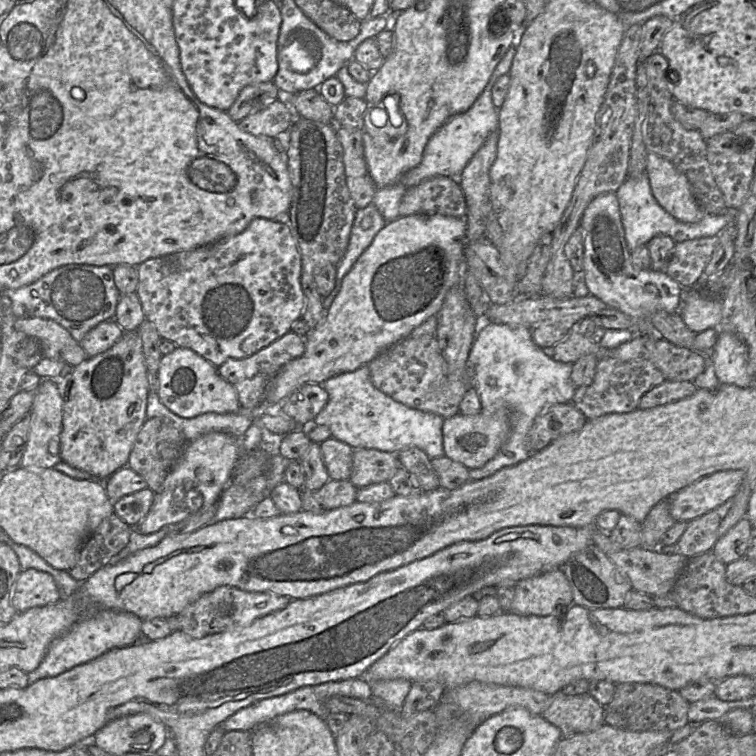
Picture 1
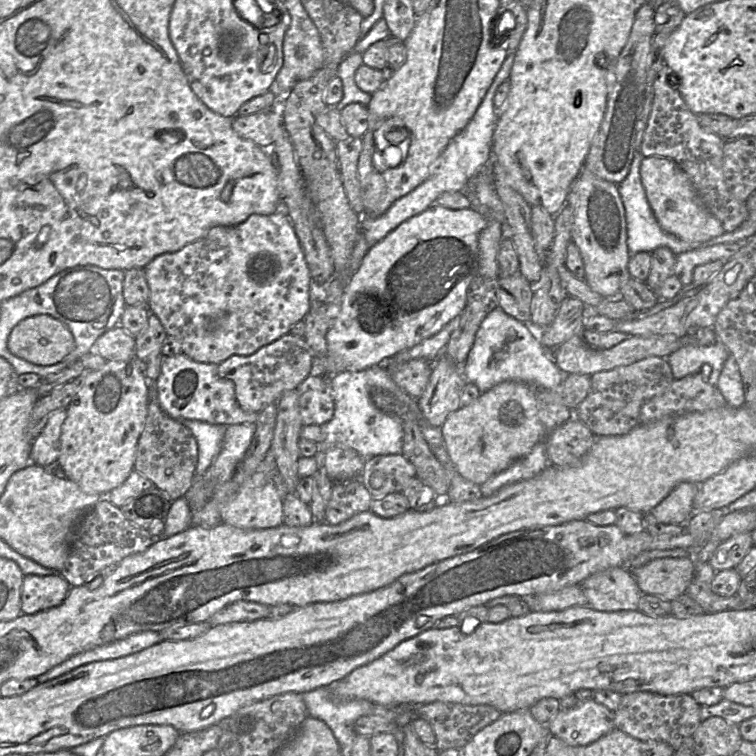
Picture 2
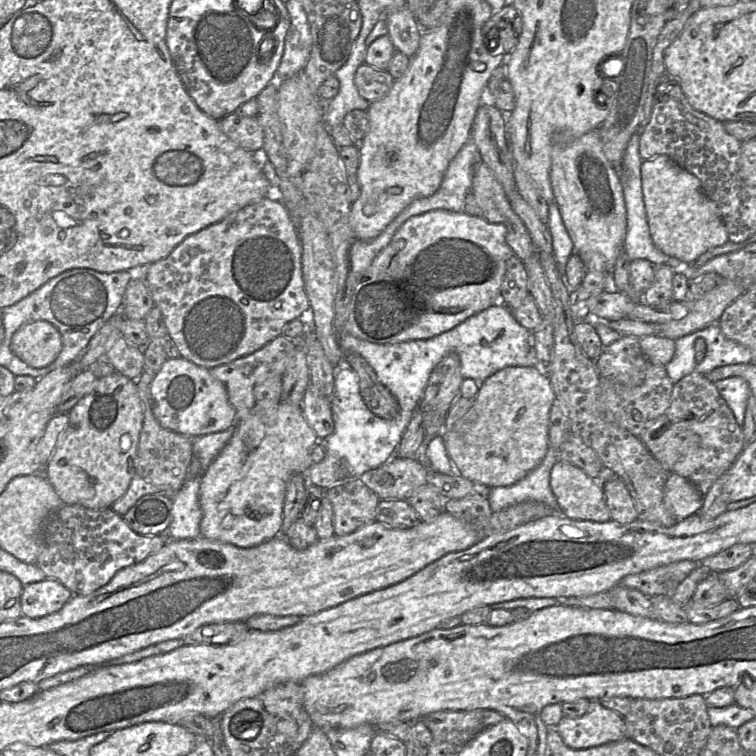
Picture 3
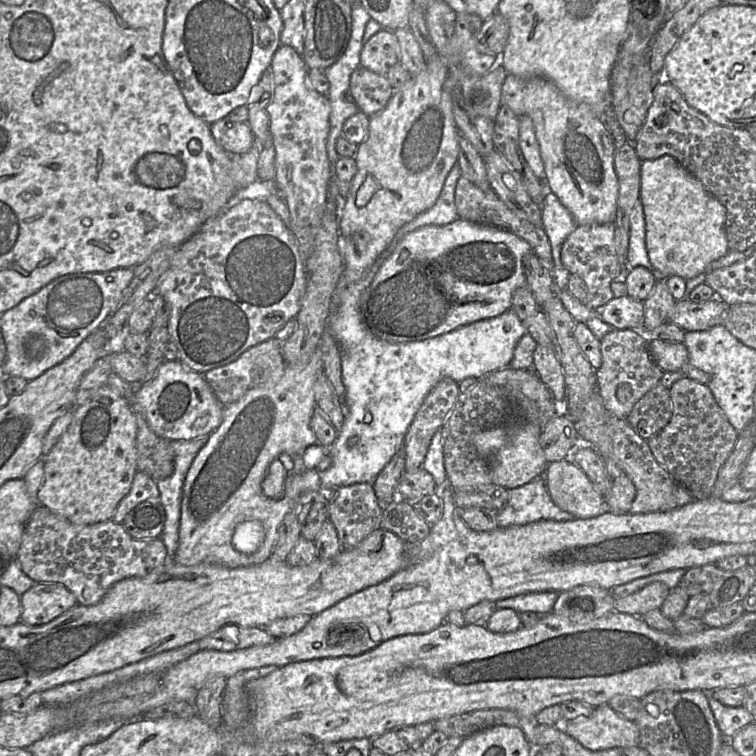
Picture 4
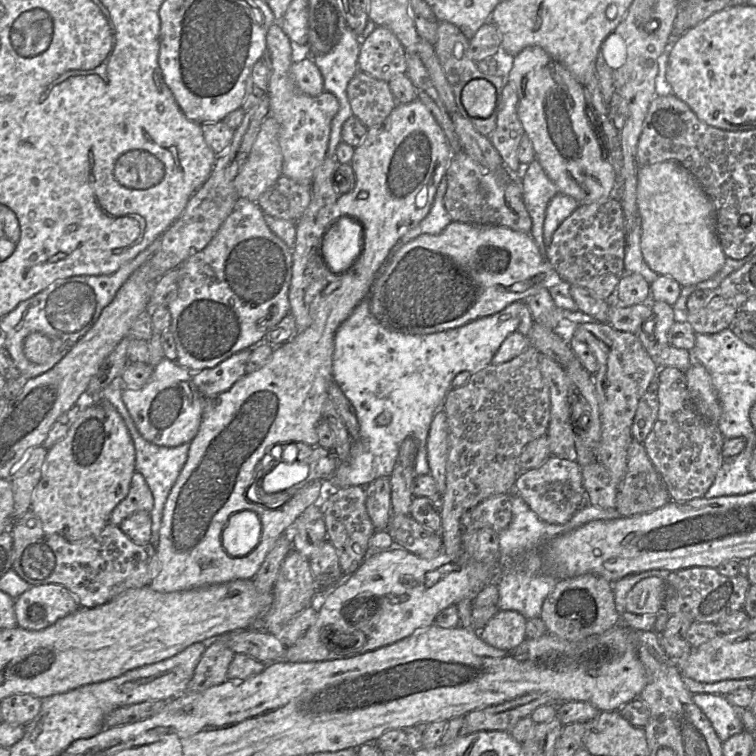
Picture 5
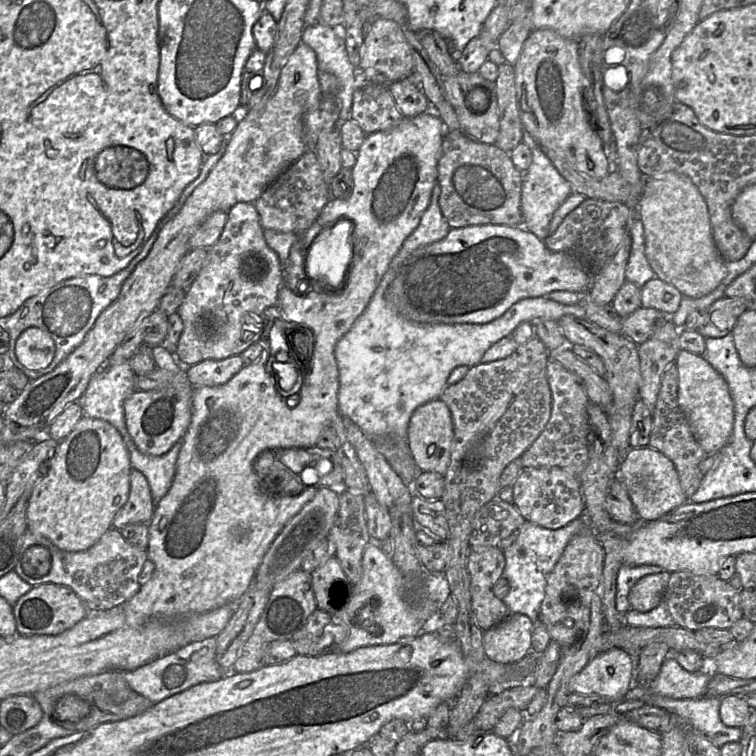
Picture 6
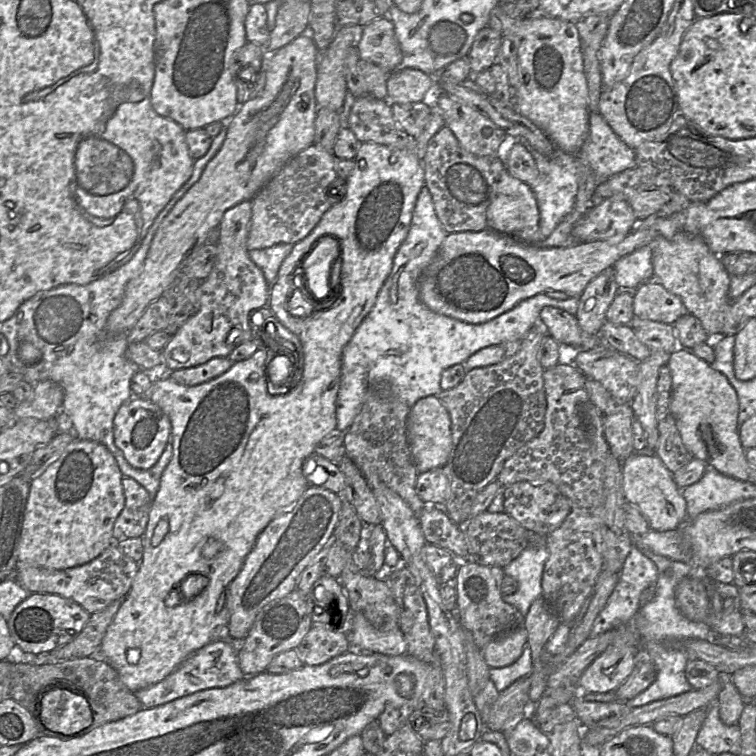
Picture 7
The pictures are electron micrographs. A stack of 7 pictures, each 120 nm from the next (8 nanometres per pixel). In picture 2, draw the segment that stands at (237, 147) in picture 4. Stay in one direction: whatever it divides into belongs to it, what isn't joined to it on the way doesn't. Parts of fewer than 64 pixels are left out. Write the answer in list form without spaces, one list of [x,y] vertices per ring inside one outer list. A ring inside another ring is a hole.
[[[270,110],[232,118],[233,130],[242,138],[253,141],[261,148],[271,148],[273,138],[268,125]]]

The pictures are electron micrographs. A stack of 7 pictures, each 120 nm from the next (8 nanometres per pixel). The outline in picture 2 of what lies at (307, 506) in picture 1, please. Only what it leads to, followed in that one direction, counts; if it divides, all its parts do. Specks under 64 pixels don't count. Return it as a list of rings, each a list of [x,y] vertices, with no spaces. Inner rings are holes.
[[[361,480],[334,482],[326,507],[325,522],[338,525],[354,515],[369,511],[373,498]]]

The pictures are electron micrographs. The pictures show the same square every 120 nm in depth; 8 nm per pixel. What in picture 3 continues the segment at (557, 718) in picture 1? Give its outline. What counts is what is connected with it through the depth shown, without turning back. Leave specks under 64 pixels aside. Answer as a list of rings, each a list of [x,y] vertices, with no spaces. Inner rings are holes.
[[[600,700],[591,701],[588,712],[581,717],[569,718],[564,716],[555,728],[563,742],[573,749],[587,749],[628,738],[624,717],[604,707]]]

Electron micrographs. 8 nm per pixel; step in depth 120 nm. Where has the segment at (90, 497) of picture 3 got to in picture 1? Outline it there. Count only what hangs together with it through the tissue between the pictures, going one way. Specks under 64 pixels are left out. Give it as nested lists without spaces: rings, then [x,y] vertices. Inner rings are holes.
[[[138,331],[127,332],[117,346],[98,356],[91,356],[75,369],[74,387],[68,395],[63,414],[64,430],[60,447],[63,448],[64,462],[69,462],[97,478],[109,478],[128,465],[130,455],[151,418],[152,388],[143,342]]]

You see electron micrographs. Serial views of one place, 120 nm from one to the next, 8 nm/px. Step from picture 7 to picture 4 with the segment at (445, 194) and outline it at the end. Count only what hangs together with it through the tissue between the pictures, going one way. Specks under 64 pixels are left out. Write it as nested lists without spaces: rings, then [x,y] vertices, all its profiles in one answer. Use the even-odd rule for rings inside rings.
[[[461,176],[456,184],[454,201],[460,219],[503,229],[527,241],[541,264],[551,273],[553,269],[551,246],[544,229],[515,215],[492,189],[482,190],[467,178]]]

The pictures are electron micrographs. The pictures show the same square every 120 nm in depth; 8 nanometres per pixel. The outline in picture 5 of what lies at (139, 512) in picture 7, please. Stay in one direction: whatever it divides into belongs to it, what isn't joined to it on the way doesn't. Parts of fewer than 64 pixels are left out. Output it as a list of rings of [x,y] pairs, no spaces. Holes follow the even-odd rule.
[[[135,471],[132,477],[130,491],[113,510],[109,523],[120,525],[125,519],[138,511],[151,512],[154,507],[154,498],[144,476]]]

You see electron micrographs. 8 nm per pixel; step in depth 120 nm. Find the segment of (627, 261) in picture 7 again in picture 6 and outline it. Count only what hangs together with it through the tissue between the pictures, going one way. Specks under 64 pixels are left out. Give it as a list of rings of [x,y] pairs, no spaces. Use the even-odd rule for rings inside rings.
[[[641,219],[633,220],[630,237],[632,244],[625,269],[625,279],[641,288],[655,277],[645,255],[645,233]]]

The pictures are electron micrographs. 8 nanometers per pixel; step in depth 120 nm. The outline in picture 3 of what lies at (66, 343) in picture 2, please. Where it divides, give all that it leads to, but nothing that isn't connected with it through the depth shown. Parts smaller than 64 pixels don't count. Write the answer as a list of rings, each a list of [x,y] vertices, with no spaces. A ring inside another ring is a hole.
[[[35,321],[22,326],[13,334],[10,349],[28,366],[44,368],[60,354],[62,337],[51,323]]]

